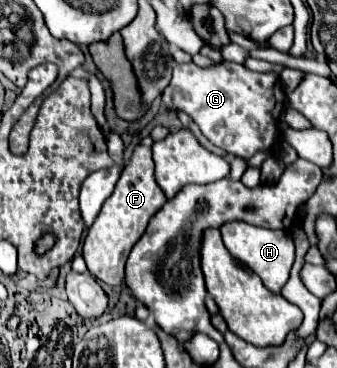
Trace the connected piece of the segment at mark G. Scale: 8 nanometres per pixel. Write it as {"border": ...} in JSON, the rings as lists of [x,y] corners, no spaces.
{"border":[[[223,61],[219,65],[211,67],[199,67],[195,63],[181,63],[175,65],[173,69],[173,79],[163,91],[163,103],[175,111],[181,109],[191,119],[199,125],[201,133],[217,147],[229,151],[231,155],[241,155],[241,157],[253,157],[257,151],[269,151],[275,153],[277,147],[277,137],[279,137],[279,127],[277,121],[283,113],[285,105],[285,91],[281,87],[281,79],[277,73],[257,73],[247,69],[245,65]]]}

